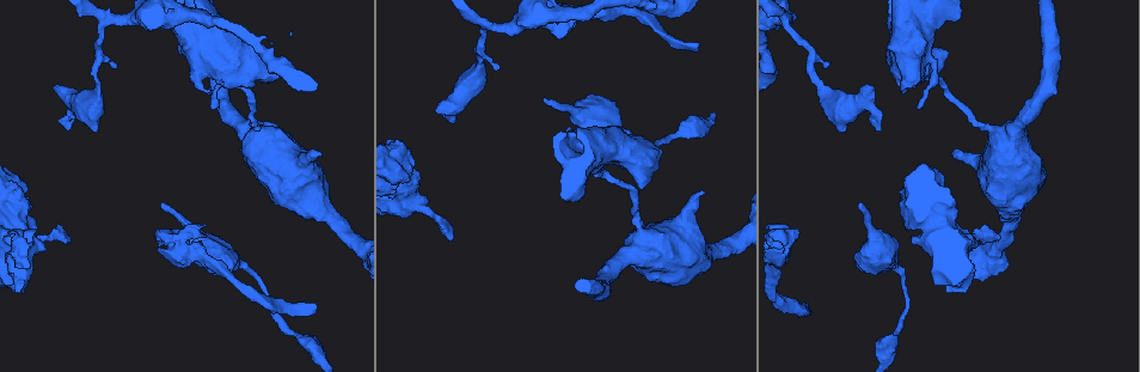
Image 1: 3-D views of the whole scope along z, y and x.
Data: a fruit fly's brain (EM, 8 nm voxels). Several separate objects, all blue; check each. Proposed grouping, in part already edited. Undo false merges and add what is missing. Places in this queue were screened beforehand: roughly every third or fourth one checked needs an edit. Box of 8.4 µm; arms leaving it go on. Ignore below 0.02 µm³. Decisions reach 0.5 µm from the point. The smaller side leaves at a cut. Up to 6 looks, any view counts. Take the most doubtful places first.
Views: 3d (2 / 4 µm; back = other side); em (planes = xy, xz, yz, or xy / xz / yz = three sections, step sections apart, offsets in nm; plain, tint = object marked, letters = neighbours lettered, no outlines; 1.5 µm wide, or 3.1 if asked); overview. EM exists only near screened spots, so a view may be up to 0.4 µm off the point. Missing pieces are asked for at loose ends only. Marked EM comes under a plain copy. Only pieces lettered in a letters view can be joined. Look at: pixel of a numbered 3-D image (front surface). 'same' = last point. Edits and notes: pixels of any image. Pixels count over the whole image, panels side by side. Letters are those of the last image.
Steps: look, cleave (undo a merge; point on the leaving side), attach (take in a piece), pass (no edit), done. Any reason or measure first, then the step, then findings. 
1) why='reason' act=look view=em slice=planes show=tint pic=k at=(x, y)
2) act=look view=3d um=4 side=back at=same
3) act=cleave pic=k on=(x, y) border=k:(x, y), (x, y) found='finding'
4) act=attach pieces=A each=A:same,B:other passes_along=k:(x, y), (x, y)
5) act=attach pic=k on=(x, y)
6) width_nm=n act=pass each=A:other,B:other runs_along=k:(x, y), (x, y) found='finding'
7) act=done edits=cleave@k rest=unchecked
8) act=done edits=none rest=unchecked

why='calibre changes' act=look view=3d um=4 side=back pic=1 at=(639, 226)

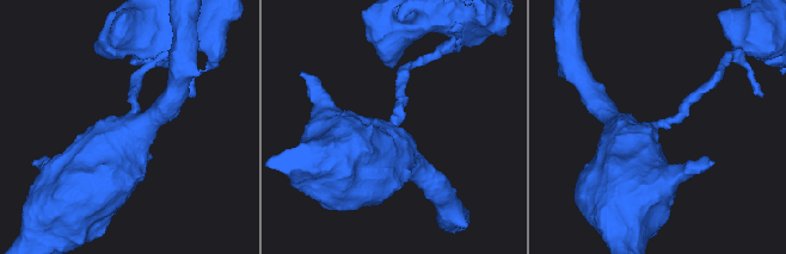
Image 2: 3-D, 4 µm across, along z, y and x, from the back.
act=look view=em um=3.1 slice=xz step=8 show=tint pic=2 at=(663, 122)

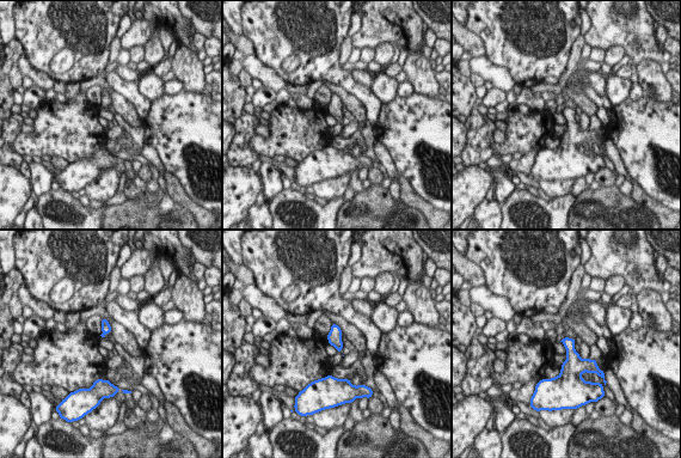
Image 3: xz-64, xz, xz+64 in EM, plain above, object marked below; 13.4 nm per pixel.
act=look view=em um=3.1 slice=planes show=letters at=same

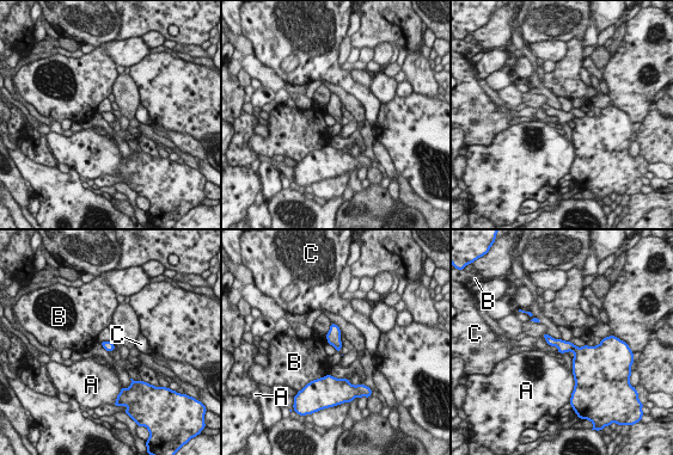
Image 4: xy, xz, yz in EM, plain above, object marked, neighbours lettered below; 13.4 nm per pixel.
width_nm=130 act=pass each=A:other,B:other,C:other border=4:(328, 373), (316, 380) found='all the same cell'

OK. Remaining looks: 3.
why='end of a long branch' act=look view=em slice=yz step=4 show=tint pic=1 at=(314, 305)

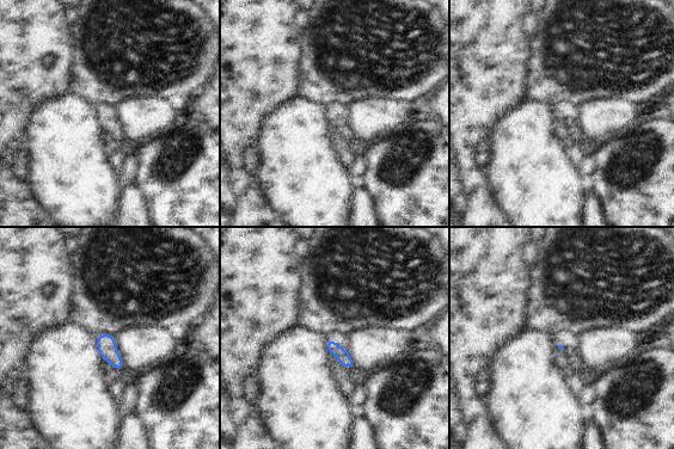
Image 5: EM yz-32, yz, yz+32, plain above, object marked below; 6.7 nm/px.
act=look view=em slice=planes show=tint at=same

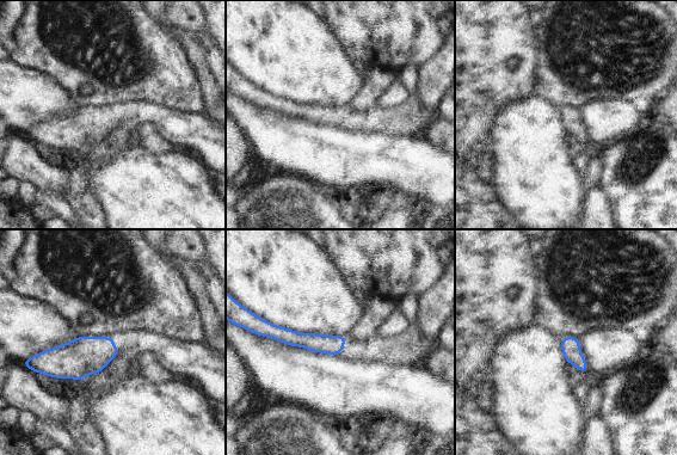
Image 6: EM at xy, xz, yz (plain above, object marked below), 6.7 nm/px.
why='what lies round it' act=look view=em slice=planes show=letters at=same

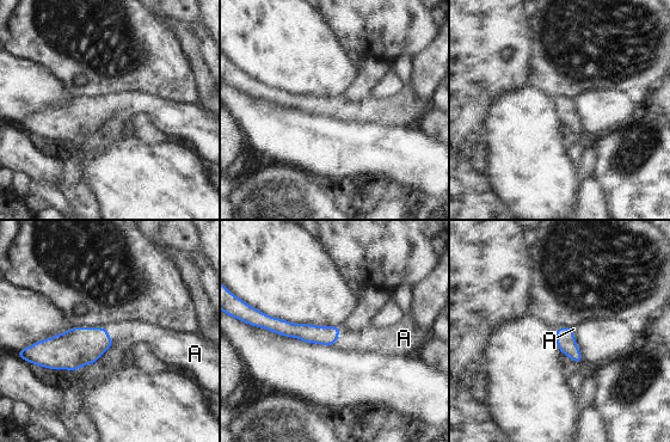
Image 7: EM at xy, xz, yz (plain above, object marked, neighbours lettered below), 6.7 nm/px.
width_nm=130 longest_contact=A:140nm act=attach pic=7 on=(369, 339) each=A:same found='it goes on there'

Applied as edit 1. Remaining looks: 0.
act=done edits=attach@7 rest=unchecked

